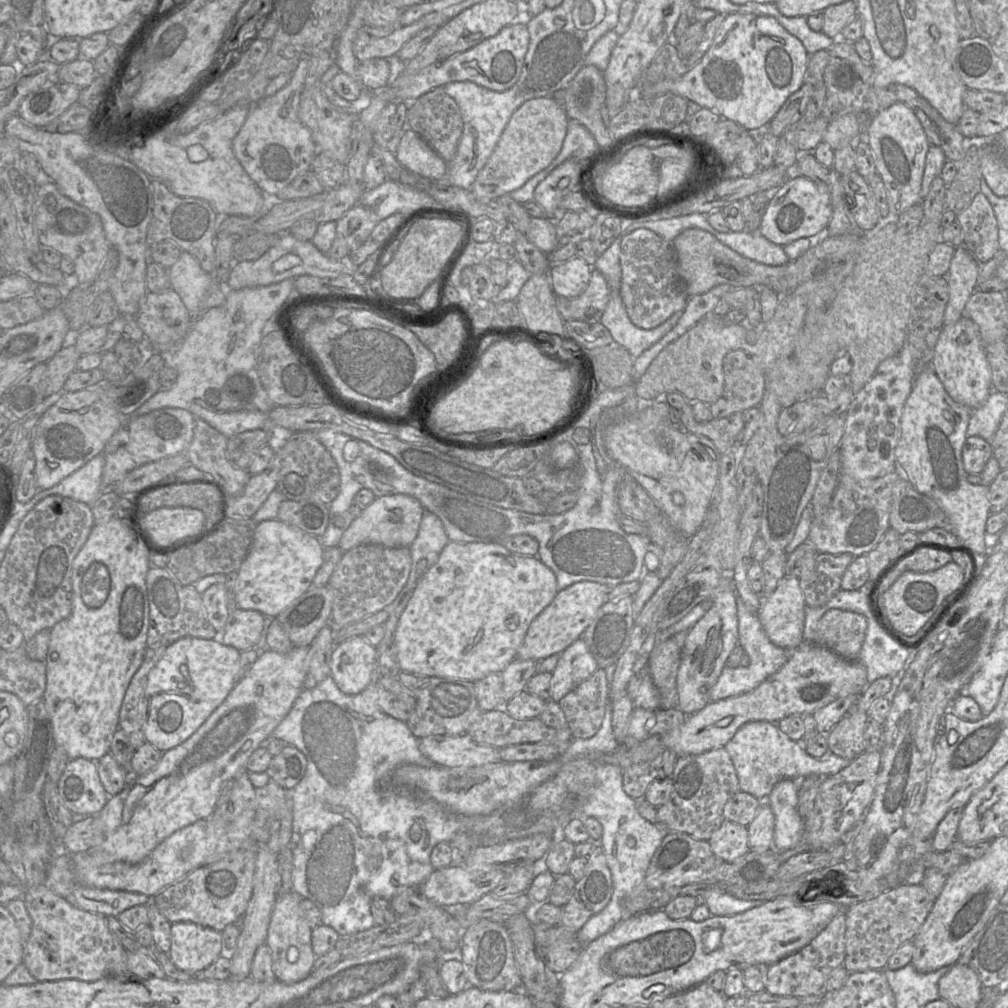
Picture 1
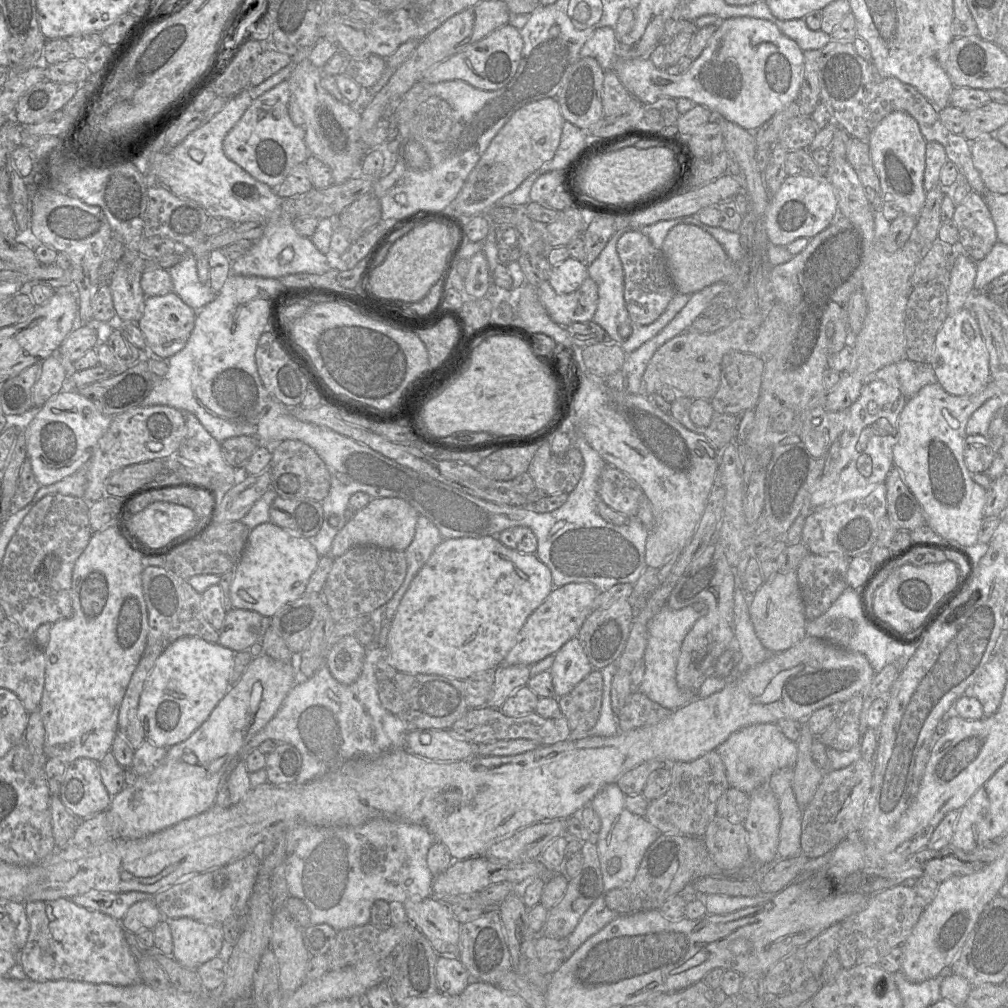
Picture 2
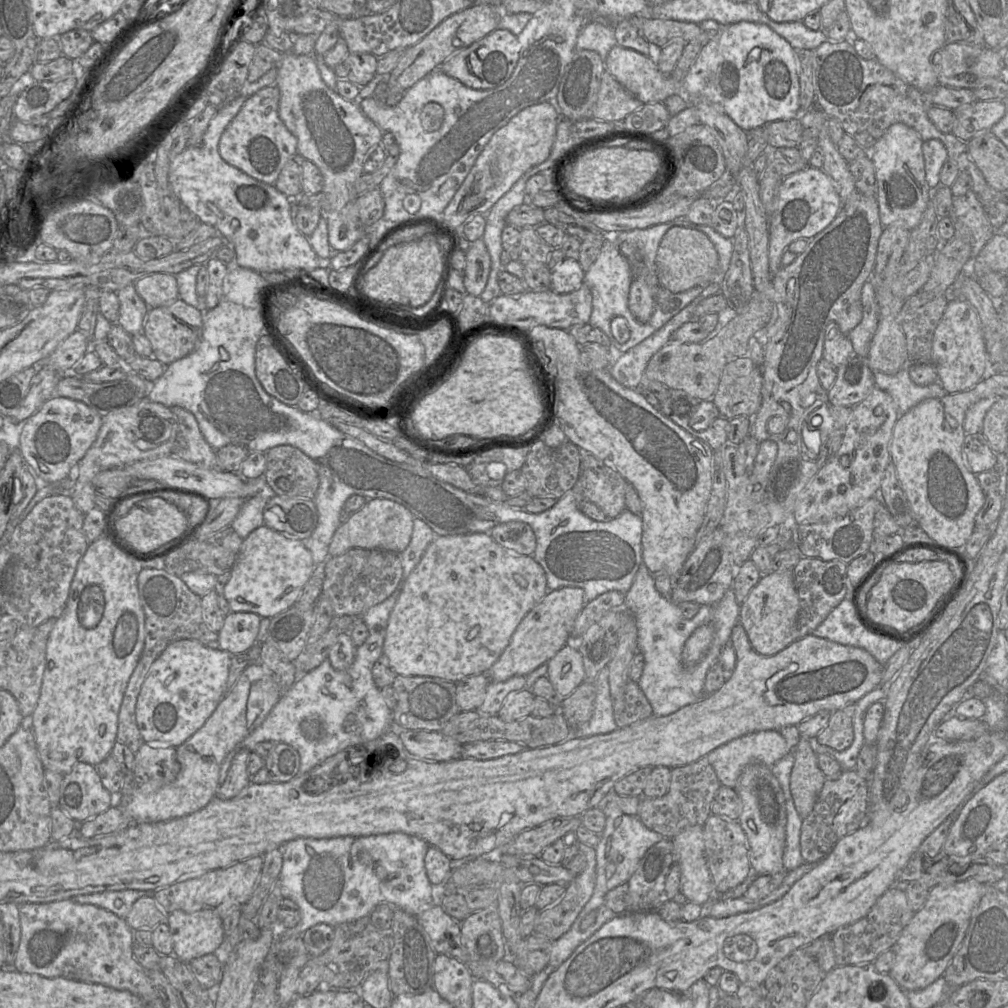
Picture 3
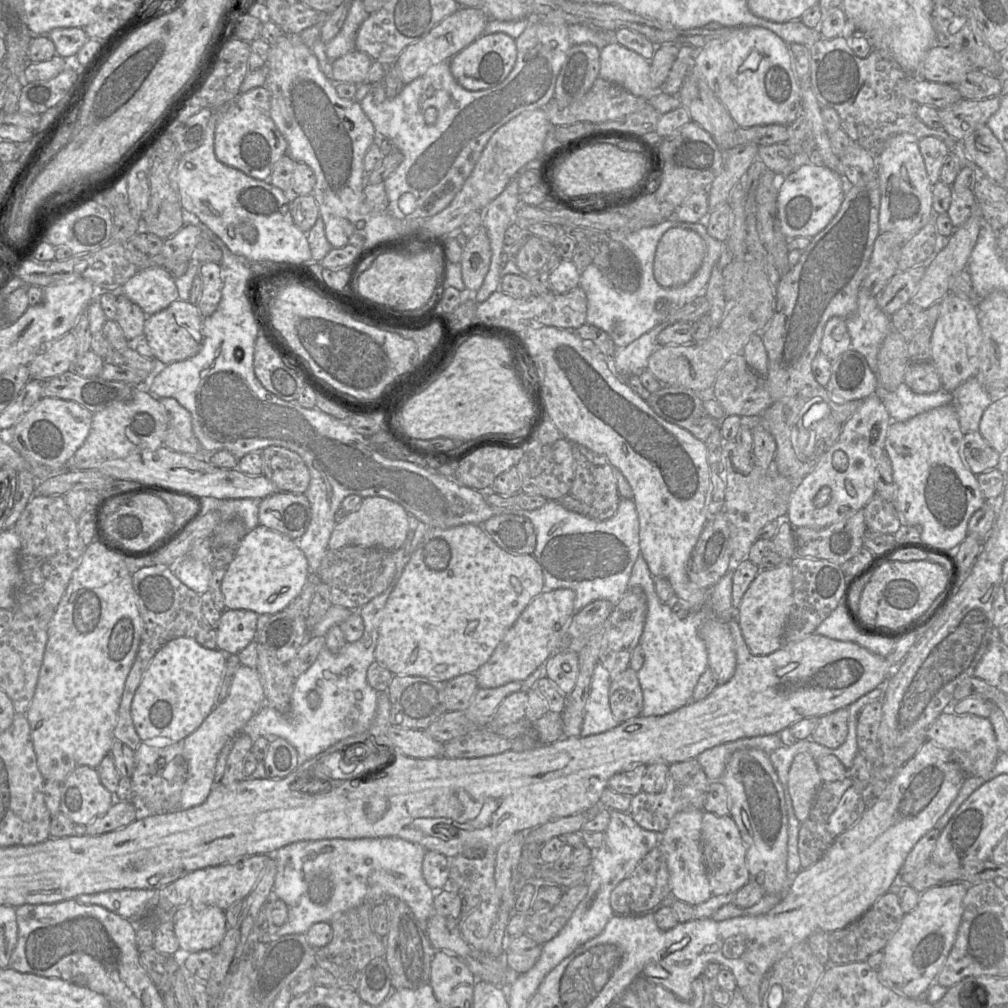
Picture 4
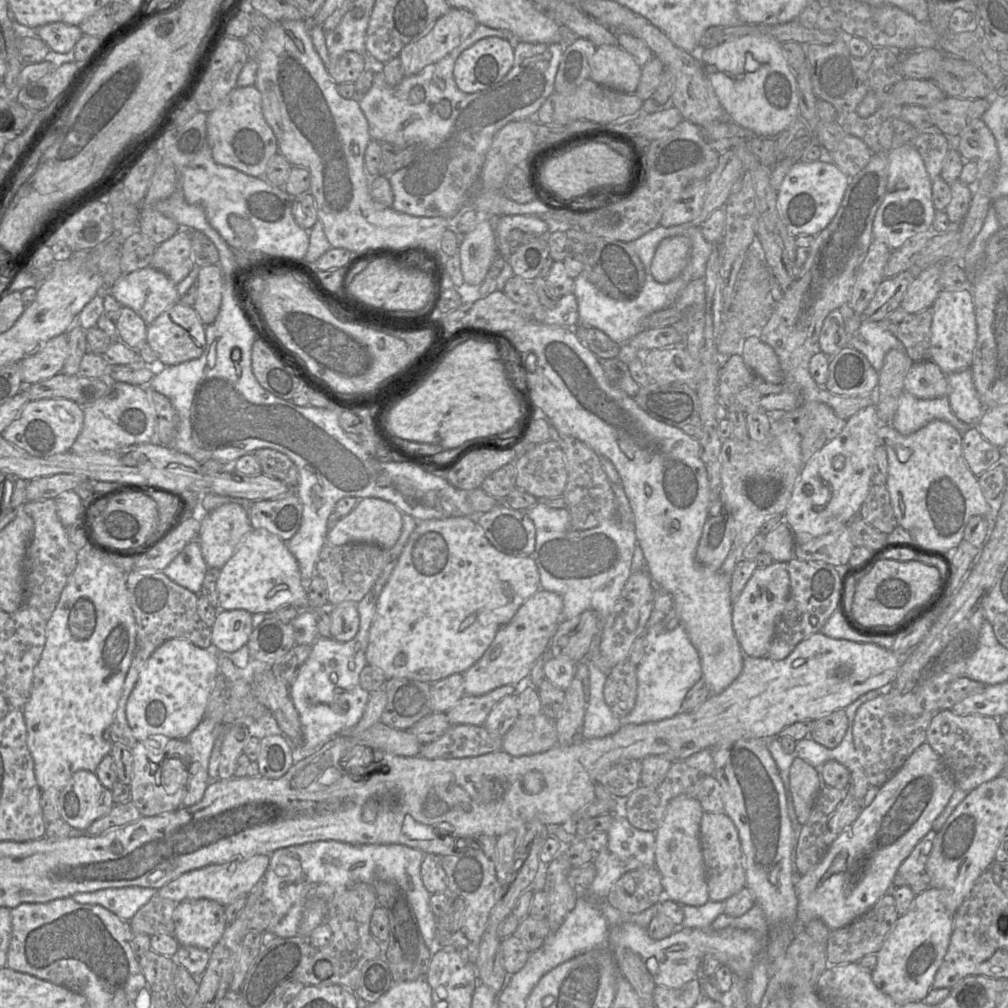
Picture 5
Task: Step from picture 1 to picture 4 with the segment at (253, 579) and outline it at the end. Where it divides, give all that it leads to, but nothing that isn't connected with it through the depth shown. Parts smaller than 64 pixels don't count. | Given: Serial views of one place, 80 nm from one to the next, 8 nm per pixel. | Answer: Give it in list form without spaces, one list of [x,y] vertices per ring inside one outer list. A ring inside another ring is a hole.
[[[259,525],[248,531],[236,549],[231,563],[225,568],[221,591],[229,610],[250,610],[258,615],[282,612],[300,595],[310,573],[308,561],[296,542],[286,535]]]

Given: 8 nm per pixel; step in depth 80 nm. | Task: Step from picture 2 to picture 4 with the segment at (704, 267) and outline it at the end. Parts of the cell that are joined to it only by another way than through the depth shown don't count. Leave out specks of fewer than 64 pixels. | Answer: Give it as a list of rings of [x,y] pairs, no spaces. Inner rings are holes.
[[[670,228],[656,248],[653,263],[656,282],[663,288],[683,286],[698,271],[705,253],[705,242],[696,232]]]

